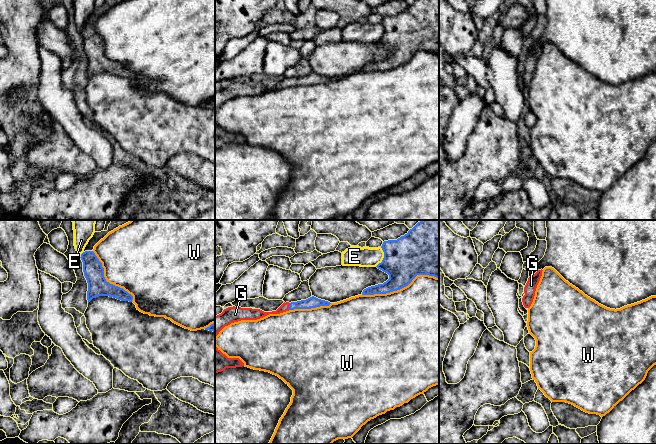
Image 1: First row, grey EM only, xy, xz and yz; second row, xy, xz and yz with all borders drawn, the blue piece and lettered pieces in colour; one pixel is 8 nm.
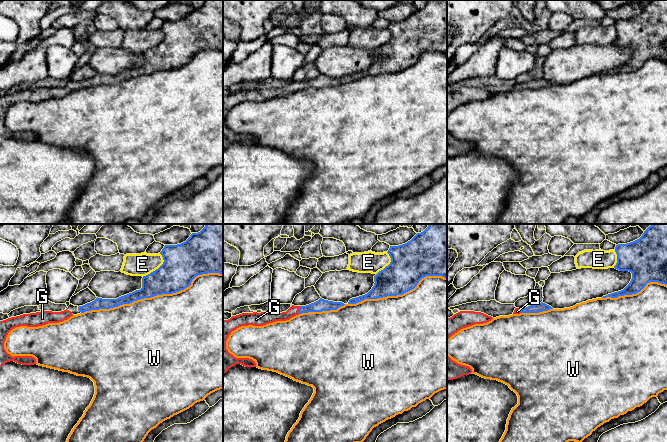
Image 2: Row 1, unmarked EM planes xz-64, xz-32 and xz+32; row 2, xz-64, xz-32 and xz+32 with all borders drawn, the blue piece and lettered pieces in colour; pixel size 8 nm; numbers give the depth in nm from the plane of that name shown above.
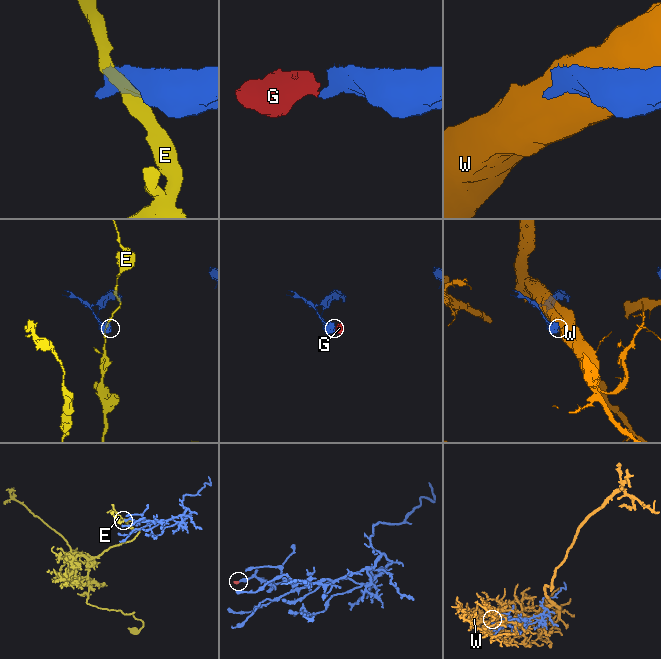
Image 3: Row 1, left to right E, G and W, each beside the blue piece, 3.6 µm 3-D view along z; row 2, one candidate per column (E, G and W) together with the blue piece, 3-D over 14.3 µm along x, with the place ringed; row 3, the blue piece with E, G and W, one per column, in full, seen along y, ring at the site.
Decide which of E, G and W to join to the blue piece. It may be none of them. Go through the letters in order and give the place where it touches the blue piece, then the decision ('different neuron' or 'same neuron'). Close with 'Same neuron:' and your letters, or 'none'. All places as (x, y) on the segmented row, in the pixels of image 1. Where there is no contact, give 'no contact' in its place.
E: xz (384, 257) | different neuron
G: xz (289, 306) | same neuron
W: xz (400, 288) | different neuron
Same neuron: G

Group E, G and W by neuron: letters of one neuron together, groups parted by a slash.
E / G / W

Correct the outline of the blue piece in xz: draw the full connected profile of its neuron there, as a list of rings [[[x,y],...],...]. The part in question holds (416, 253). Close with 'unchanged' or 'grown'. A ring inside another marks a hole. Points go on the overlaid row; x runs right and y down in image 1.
[[[421,220],[397,240],[384,241],[384,258],[376,267],[389,275],[383,284],[368,287],[362,295],[386,294],[408,286],[417,275],[439,278],[439,220]]] | unchanged

